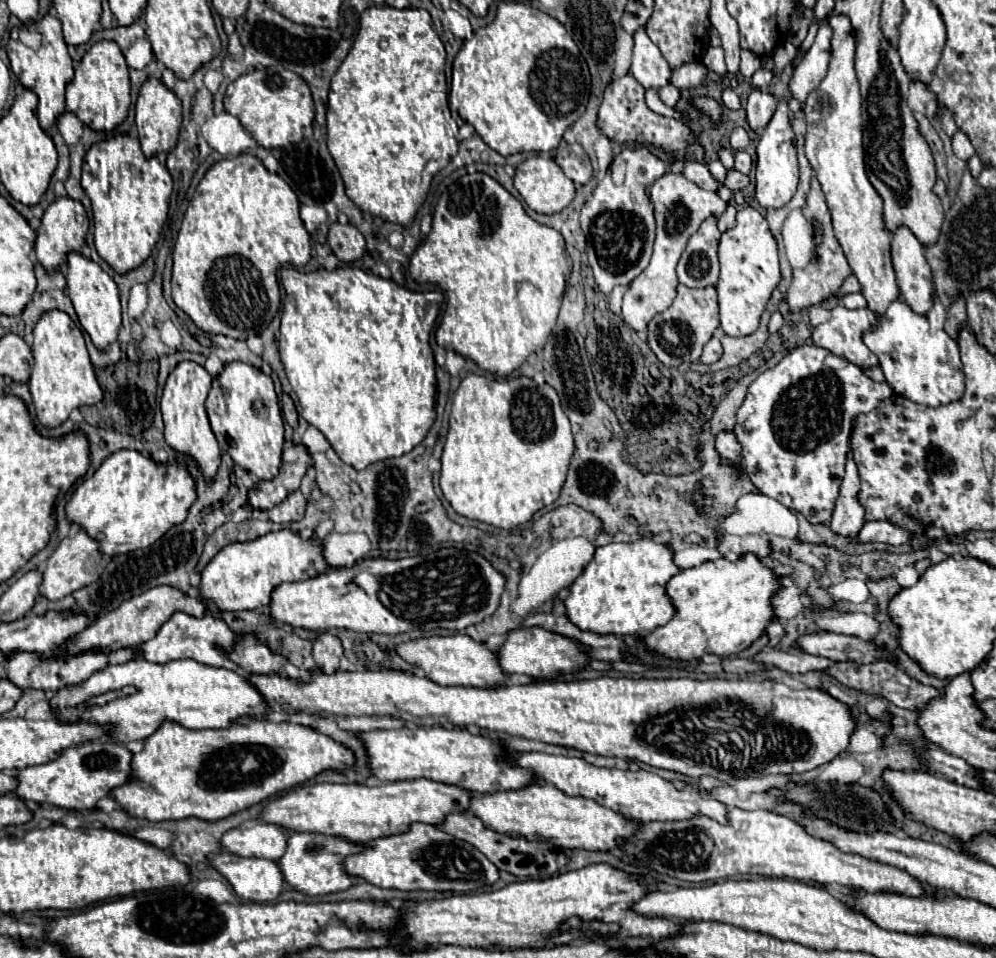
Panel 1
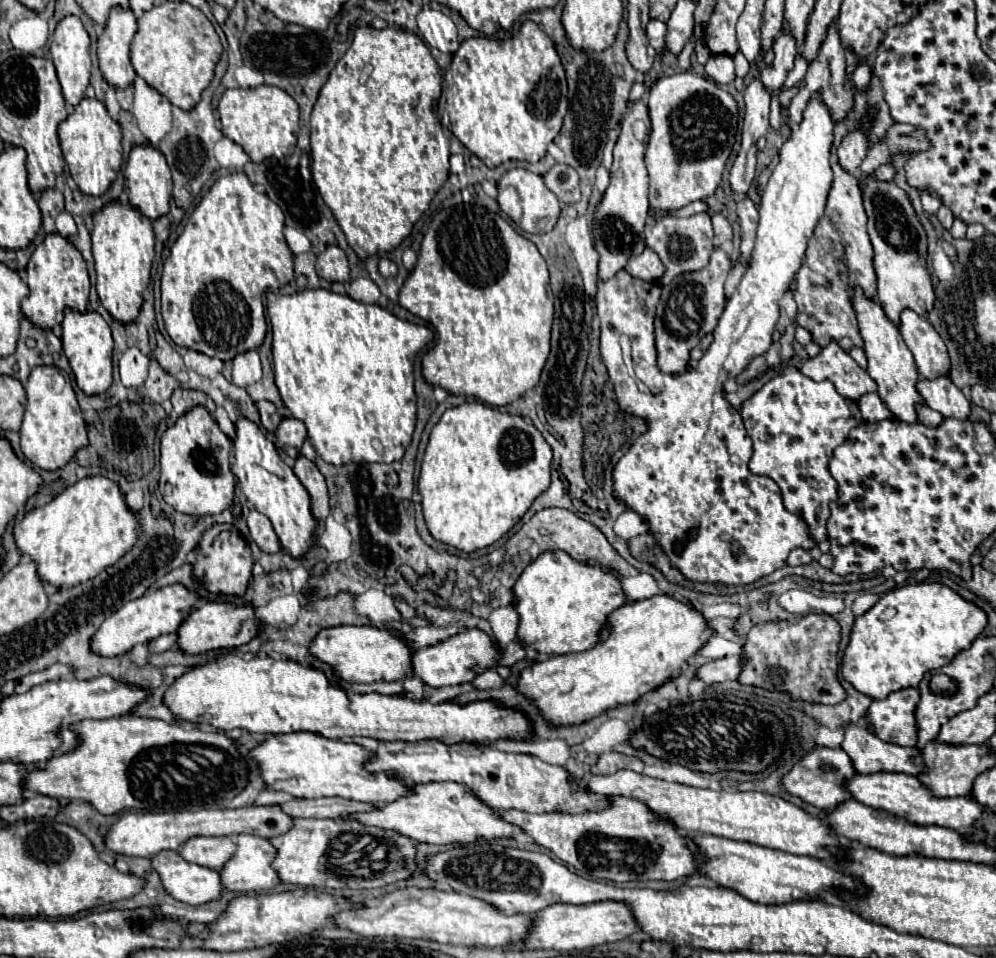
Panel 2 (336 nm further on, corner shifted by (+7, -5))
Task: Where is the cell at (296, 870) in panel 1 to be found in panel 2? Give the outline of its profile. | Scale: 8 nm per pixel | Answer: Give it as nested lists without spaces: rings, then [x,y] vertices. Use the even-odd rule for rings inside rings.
[[[238,834],[234,856],[218,870],[222,886],[232,892],[260,892],[274,888],[280,882],[270,866],[274,854],[276,850],[266,838]]]

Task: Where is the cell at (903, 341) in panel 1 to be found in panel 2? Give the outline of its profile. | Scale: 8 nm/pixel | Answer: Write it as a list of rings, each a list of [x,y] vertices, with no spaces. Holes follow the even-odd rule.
[[[948,378],[920,380],[918,392],[926,400],[926,404],[932,410],[940,412],[944,418],[966,420],[970,416],[970,400]]]

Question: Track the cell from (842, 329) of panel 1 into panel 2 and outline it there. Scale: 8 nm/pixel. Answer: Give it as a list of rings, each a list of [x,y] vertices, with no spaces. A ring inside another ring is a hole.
[[[830,342],[816,358],[808,358],[800,372],[816,382],[830,380],[838,394],[850,400],[858,400],[868,392],[876,392],[876,382],[862,370],[848,352],[844,352],[838,344]]]

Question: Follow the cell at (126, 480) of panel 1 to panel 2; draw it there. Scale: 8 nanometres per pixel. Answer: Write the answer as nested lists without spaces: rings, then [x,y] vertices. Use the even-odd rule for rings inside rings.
[[[90,476],[58,494],[42,508],[28,512],[12,530],[16,548],[36,564],[44,584],[56,588],[78,586],[126,554],[138,538],[138,518],[124,504],[124,496],[112,480]]]

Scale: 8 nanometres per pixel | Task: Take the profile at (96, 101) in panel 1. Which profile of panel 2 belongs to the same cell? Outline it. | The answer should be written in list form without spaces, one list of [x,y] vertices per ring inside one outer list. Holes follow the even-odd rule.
[[[84,98],[74,112],[60,124],[58,140],[68,164],[68,170],[86,196],[102,196],[110,184],[116,180],[122,166],[122,132],[120,124],[114,122],[100,100]]]

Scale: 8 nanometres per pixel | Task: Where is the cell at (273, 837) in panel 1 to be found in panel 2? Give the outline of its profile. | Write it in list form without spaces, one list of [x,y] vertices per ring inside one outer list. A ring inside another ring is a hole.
[[[194,836],[188,838],[178,854],[192,864],[218,870],[234,854],[234,840],[228,836]]]

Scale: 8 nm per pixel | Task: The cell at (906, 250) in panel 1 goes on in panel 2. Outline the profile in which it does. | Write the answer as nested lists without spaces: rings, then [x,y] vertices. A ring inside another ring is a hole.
[[[912,310],[902,312],[900,334],[910,348],[918,374],[926,380],[948,376],[950,358],[946,346],[932,324]]]

